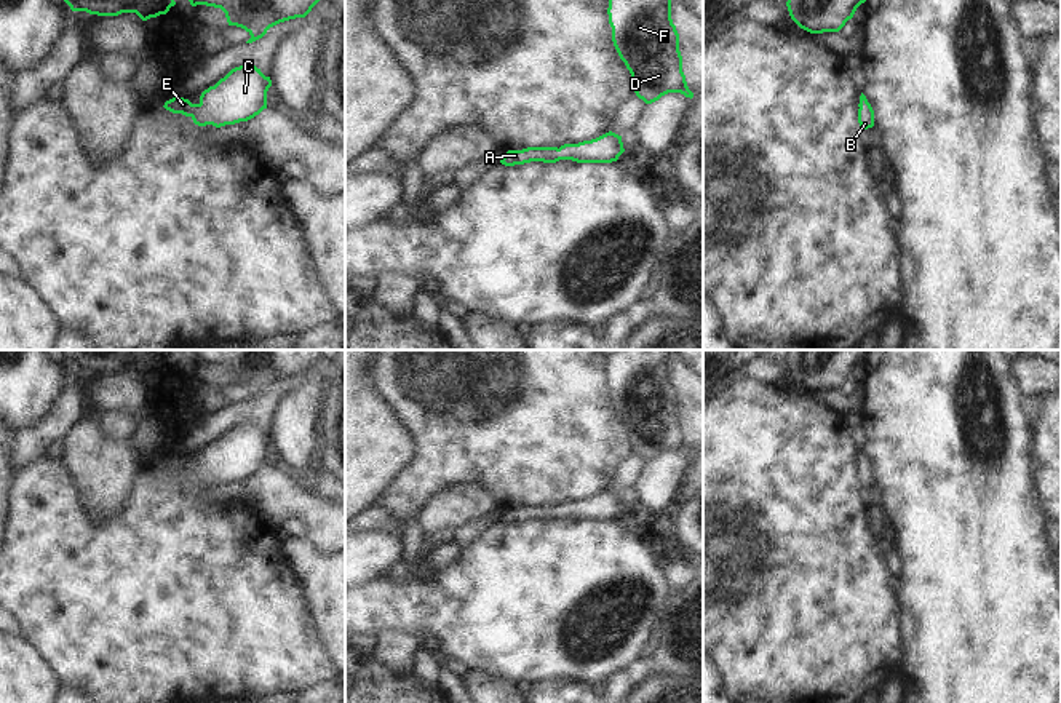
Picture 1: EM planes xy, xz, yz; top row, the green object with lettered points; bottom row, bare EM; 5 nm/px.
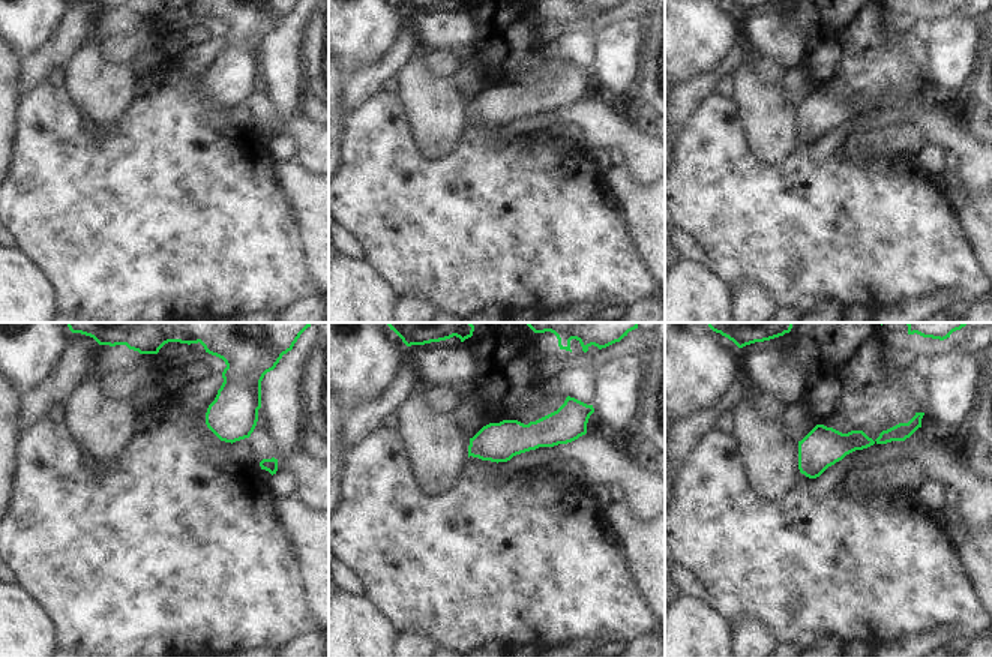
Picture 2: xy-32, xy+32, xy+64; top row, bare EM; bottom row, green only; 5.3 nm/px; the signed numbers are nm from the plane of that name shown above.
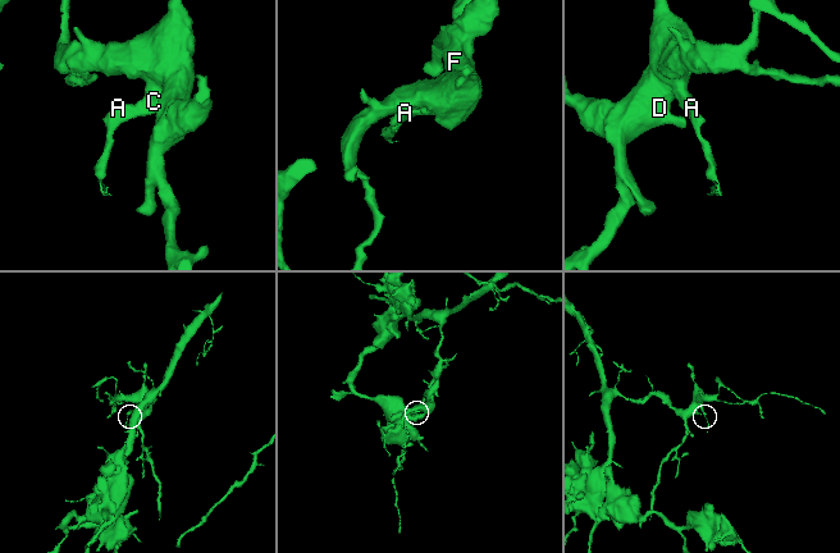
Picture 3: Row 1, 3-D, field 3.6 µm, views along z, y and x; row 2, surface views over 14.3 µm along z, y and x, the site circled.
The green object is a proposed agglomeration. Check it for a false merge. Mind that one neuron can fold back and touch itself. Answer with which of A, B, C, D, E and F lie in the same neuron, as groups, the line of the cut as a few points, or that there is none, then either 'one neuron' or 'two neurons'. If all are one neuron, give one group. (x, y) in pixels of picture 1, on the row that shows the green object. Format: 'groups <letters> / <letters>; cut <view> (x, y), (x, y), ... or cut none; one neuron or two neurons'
groups A B C D E F; cut none; one neuron

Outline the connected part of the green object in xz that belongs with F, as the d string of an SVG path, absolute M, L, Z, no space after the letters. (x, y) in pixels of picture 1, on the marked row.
M609 0L612 42L646 104L668 93L693 97L682 72L671 0Z

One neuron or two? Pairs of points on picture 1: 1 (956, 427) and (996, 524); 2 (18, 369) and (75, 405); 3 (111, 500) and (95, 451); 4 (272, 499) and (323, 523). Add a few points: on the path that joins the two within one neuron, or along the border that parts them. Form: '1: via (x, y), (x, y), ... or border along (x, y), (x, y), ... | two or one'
1: via (956, 451), (957, 486), (972, 500) | one
2: border along (61, 393), (55, 406), (35, 424) | two
3: via (107, 488), (107, 470), (101, 464) | one
4: via (285, 502), (305, 505), (310, 510) | one

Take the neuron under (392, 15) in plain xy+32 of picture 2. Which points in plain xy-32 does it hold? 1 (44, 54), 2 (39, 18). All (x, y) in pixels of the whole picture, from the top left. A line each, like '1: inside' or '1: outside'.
1: outside
2: inside

